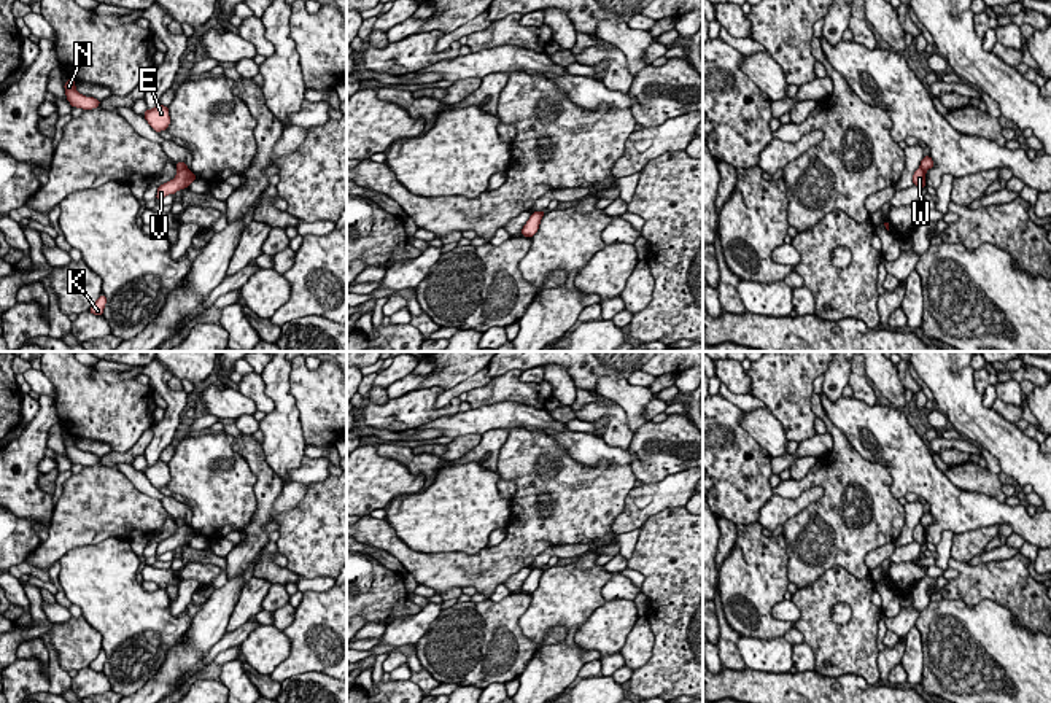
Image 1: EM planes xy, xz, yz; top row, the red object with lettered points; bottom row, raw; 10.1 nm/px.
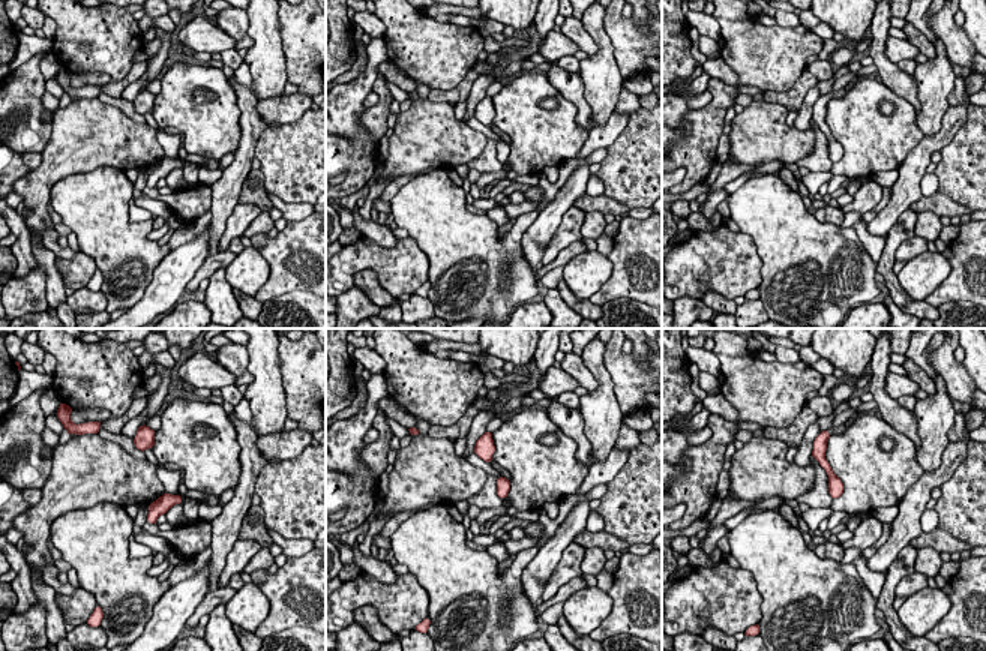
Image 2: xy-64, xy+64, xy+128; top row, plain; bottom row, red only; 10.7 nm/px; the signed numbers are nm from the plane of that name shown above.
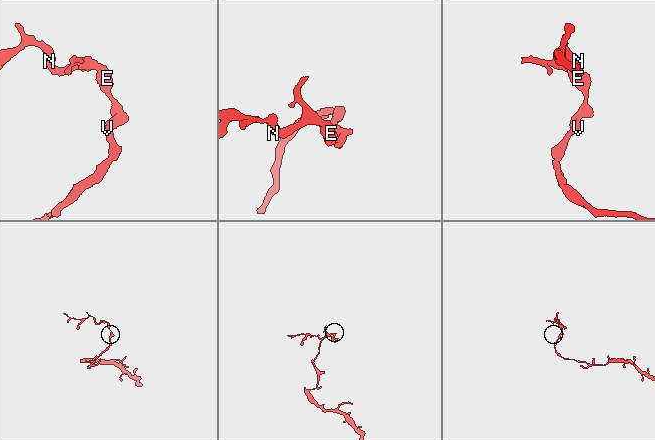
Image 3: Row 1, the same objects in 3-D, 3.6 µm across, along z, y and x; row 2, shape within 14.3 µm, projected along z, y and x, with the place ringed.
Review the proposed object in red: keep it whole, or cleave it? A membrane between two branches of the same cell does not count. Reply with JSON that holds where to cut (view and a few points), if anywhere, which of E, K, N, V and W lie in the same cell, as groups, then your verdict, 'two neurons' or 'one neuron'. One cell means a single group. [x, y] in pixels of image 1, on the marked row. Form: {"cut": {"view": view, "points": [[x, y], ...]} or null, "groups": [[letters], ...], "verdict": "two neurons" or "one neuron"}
{"cut": {"view": "xy", "points": [[186, 167], [177, 170]]}, "groups": [["E", "N"], ["K", "V", "W"]], "verdict": "two neurons"}

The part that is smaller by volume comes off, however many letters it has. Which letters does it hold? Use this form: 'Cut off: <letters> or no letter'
Cut off: E, N

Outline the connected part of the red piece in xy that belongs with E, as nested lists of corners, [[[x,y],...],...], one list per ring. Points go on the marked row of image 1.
[[[162,103],[156,105],[153,110],[146,110],[143,116],[156,132],[167,130],[170,124],[169,108]]]

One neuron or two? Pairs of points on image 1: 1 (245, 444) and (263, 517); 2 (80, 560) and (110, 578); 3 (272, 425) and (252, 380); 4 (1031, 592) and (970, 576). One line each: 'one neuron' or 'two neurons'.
1: one neuron
2: one neuron
3: two neurons
4: one neuron

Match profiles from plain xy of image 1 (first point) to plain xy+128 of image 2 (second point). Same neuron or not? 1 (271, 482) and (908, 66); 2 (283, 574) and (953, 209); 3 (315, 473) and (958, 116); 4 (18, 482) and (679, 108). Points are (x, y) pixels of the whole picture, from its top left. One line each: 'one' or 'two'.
1: two
2: one
3: two
4: one

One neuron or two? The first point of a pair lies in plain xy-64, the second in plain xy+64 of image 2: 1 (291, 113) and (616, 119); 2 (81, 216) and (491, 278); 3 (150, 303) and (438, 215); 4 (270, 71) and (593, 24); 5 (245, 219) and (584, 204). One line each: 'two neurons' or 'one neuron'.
1: two neurons
2: one neuron
3: two neurons
4: one neuron
5: two neurons

